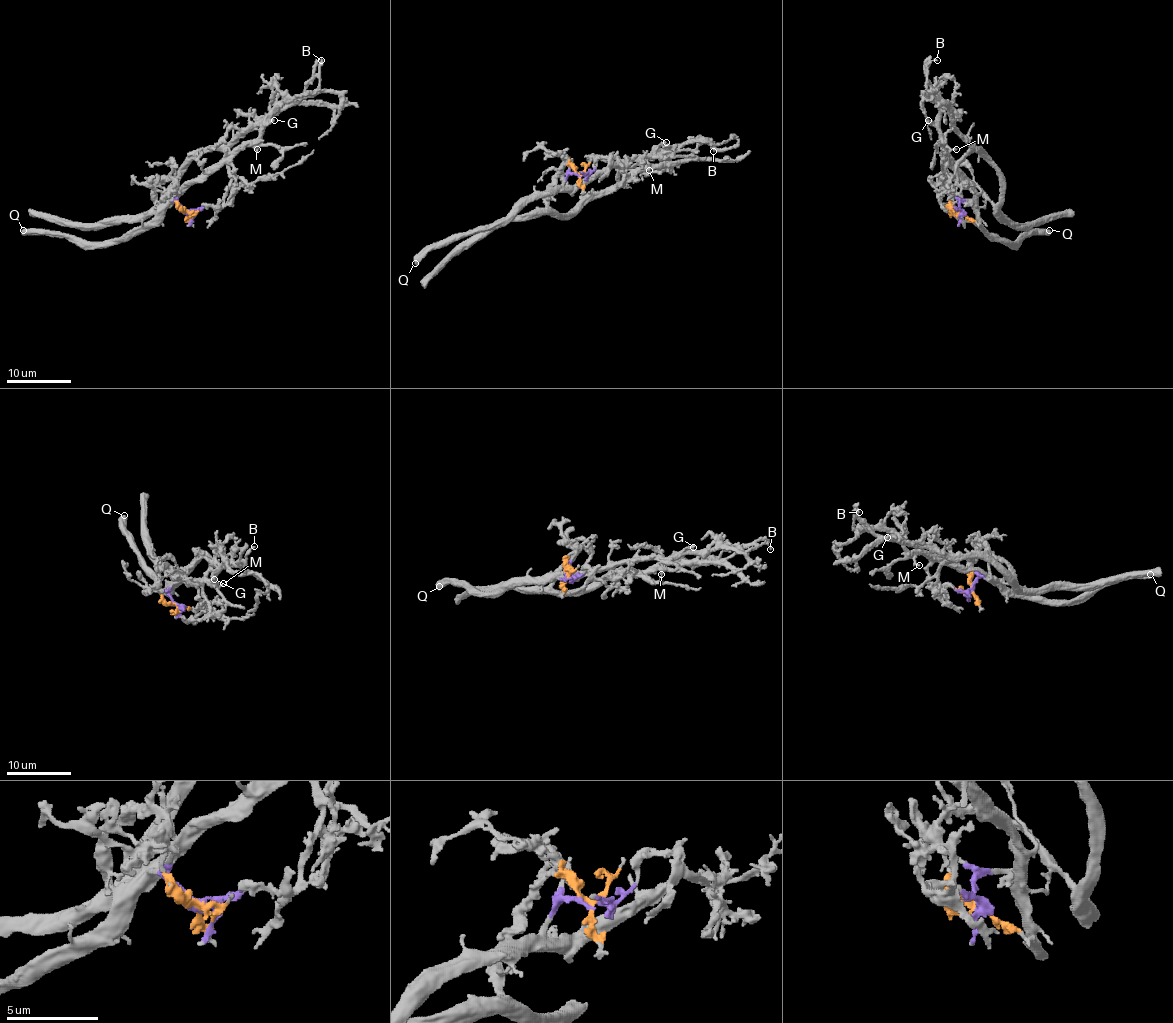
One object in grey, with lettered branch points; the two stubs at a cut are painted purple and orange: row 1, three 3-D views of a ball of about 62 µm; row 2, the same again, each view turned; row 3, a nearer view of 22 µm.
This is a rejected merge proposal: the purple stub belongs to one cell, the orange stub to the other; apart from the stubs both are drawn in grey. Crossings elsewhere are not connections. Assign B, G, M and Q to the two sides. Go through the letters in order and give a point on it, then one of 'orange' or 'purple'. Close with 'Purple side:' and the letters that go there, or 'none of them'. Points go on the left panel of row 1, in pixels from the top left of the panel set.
B: (321, 60) | purple
G: (274, 120) | purple
M: (257, 149) | purple
Q: (23, 230) | purple
Purple side: B, G, M, Q

